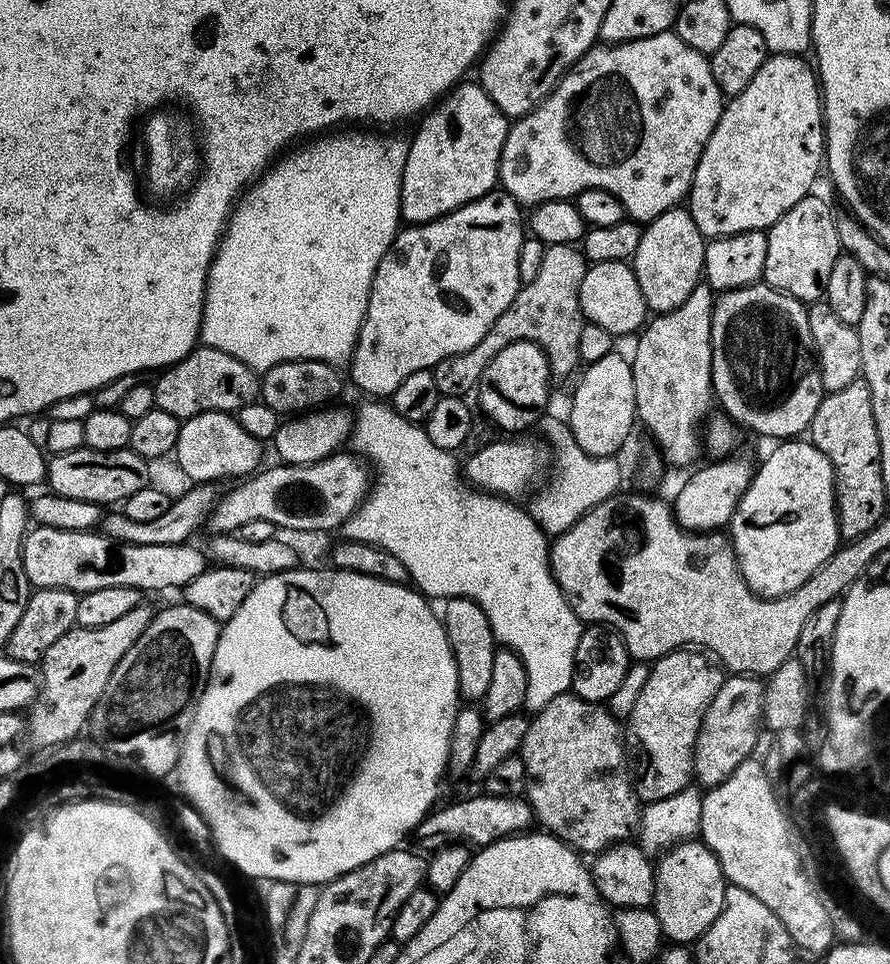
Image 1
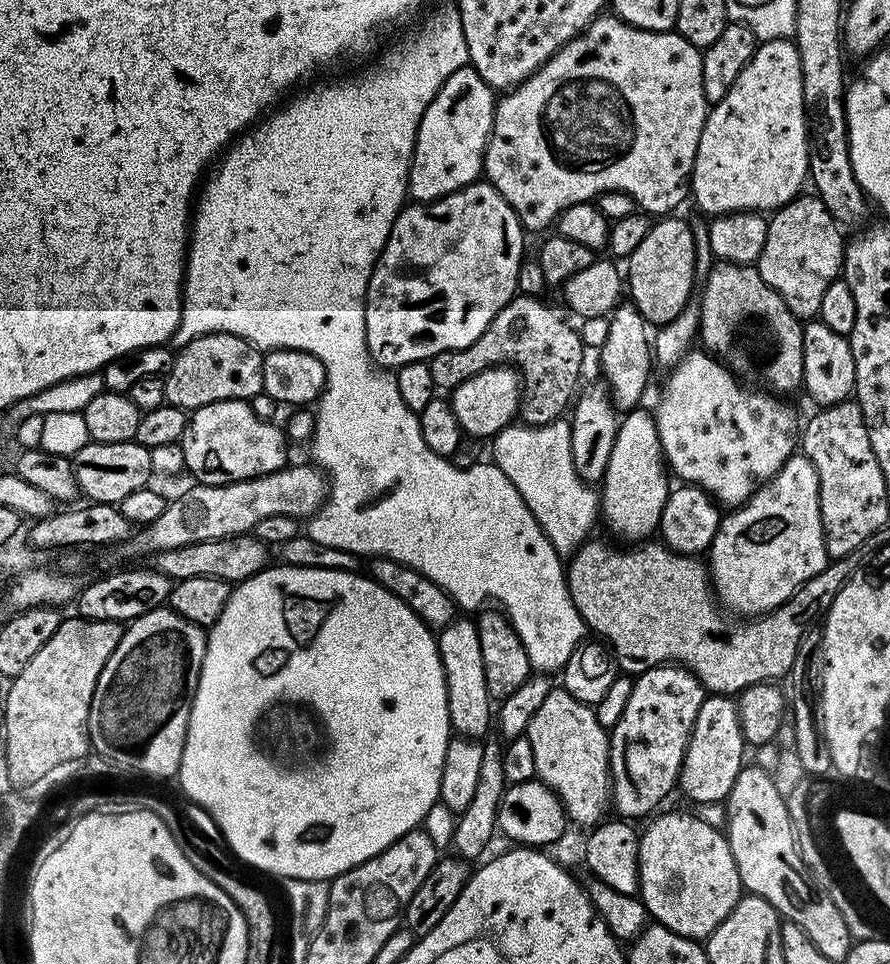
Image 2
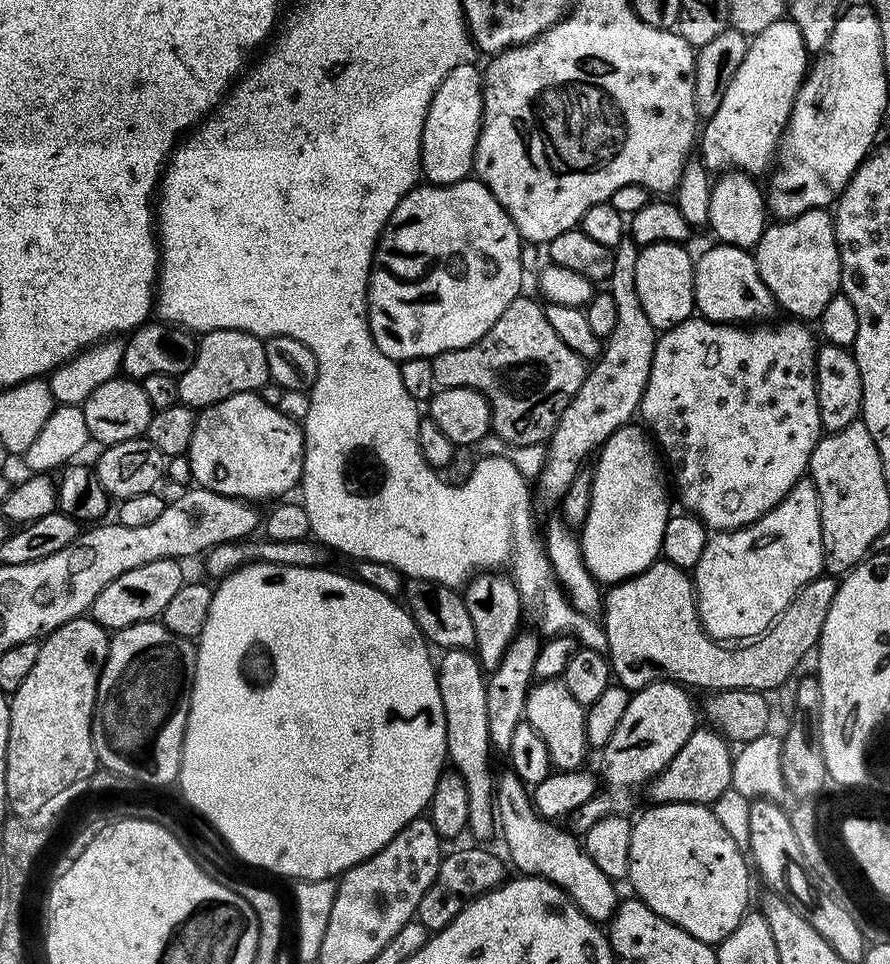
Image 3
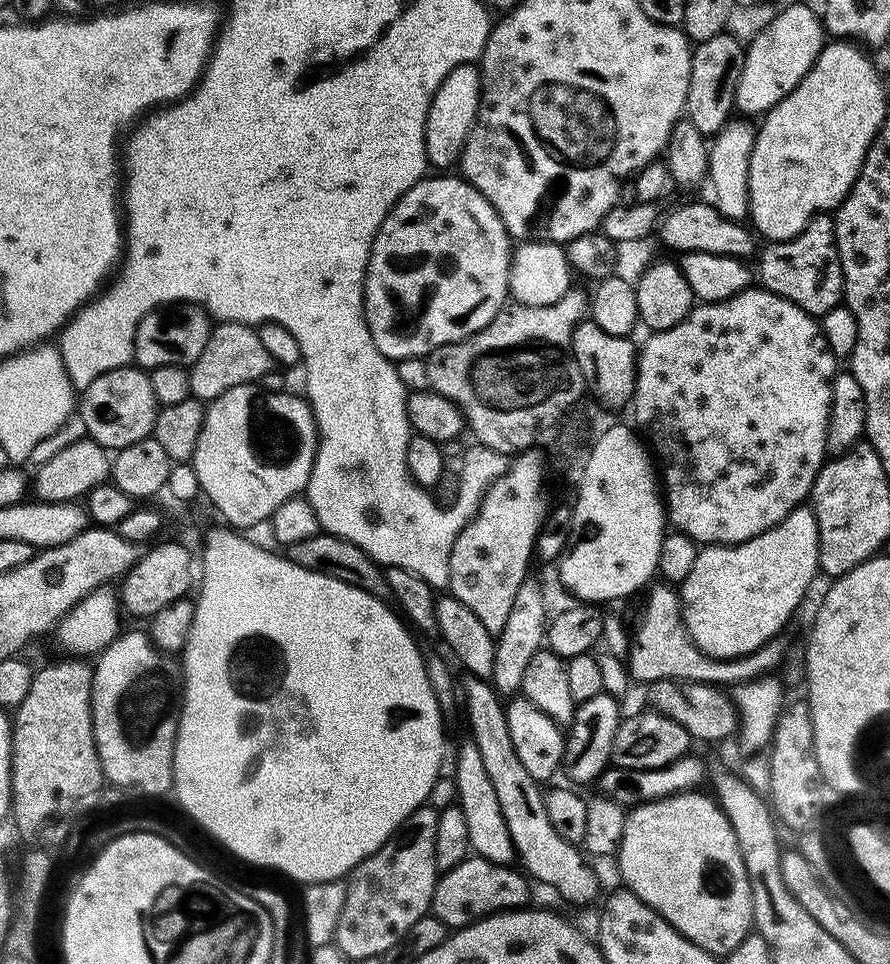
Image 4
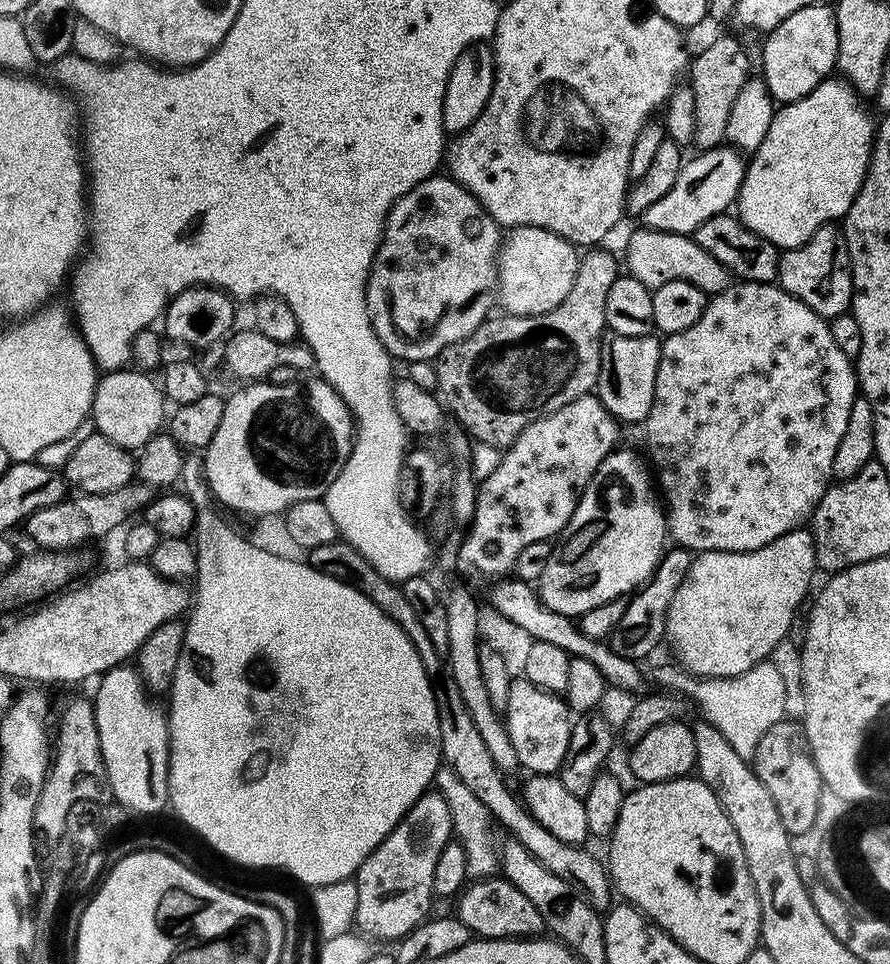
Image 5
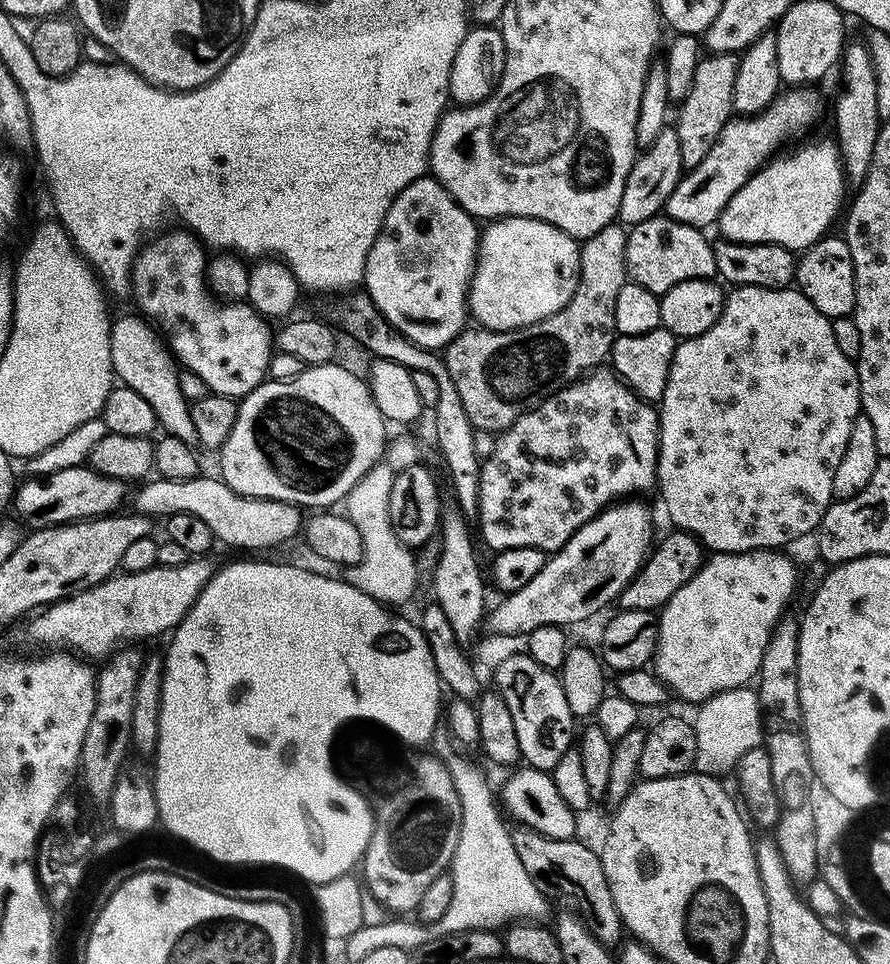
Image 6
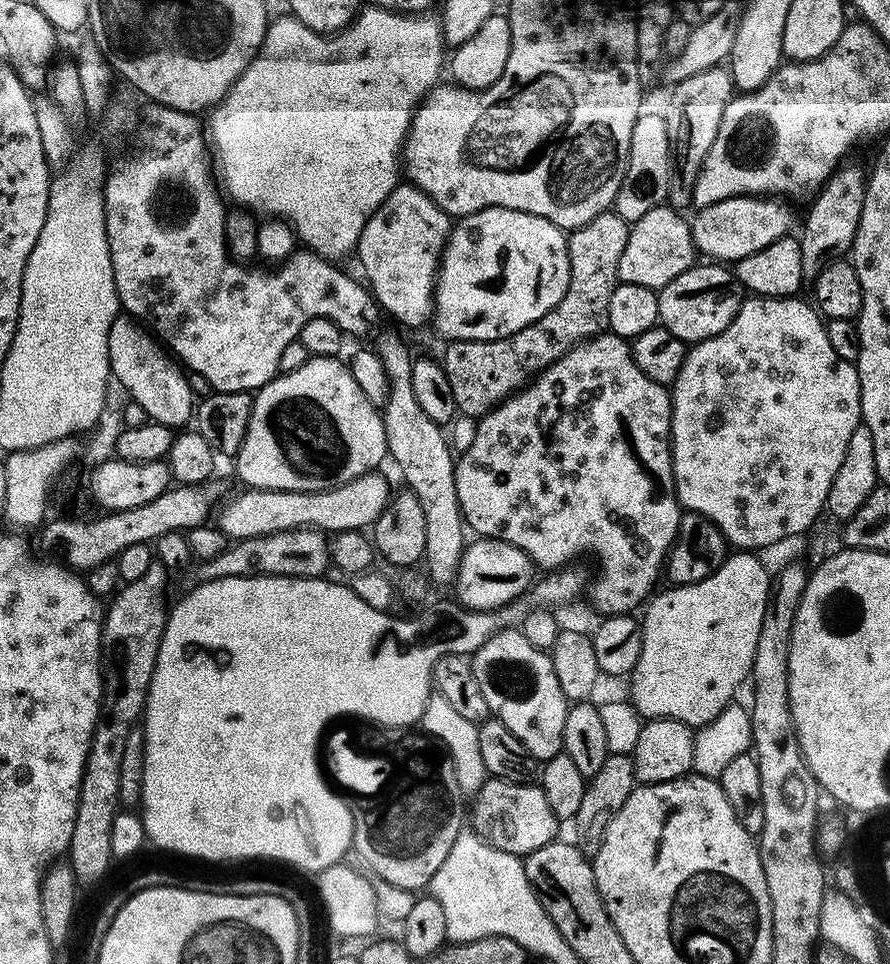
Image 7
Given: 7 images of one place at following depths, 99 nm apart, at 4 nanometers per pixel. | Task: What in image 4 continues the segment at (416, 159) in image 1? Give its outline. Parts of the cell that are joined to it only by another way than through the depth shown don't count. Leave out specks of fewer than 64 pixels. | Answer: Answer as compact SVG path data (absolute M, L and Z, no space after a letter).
M475 63L463 64L438 86L426 118L426 154L429 165L436 170L448 170L457 163L466 138L480 109L480 70Z

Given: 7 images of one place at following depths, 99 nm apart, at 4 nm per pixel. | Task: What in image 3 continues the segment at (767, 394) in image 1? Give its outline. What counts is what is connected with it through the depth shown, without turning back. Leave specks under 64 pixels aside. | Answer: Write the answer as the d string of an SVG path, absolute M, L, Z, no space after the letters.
M719 242L695 257L694 270L694 308L705 320L716 324L735 324L748 326L753 322L764 322L772 311L777 311L776 299L770 294L762 274L758 274L755 255L747 248L730 246Z

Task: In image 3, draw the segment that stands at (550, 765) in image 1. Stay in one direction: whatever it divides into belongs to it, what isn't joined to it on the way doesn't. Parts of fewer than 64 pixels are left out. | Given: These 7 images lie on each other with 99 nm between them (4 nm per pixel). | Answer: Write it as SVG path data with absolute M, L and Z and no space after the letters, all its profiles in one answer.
M563 679L540 680L533 683L528 690L524 720L546 742L546 750L550 754L553 765L565 772L575 772L580 764L590 755L586 738L585 705L574 702L570 690L566 690Z

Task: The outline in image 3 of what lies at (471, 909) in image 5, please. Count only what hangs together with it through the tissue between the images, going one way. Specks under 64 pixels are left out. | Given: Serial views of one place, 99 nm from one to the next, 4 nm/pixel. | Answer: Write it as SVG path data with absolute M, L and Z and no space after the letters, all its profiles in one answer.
M474 846L478 848L464 848L461 852L452 852L443 857L440 869L430 886L422 894L422 902L418 902L418 910L415 919L422 922L422 926L428 928L429 933L441 932L452 919L458 915L462 902L467 902L482 895L483 892L491 892L493 888L499 888L506 879L504 873L505 861L495 856L488 846Z

